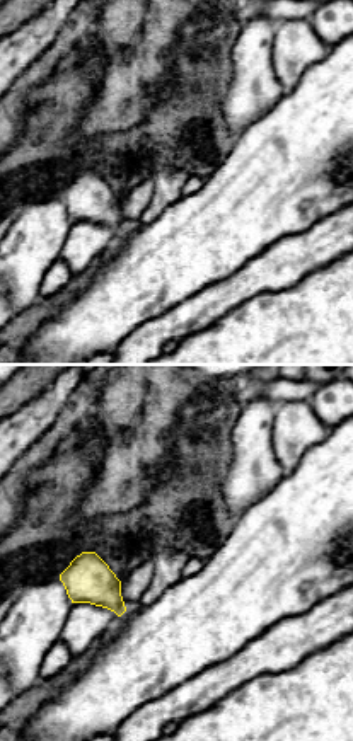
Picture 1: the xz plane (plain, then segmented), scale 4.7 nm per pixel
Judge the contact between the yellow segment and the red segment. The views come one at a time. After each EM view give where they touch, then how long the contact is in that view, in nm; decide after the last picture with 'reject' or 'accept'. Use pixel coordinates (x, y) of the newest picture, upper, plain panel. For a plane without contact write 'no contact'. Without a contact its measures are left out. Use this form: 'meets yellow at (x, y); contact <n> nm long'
no contact

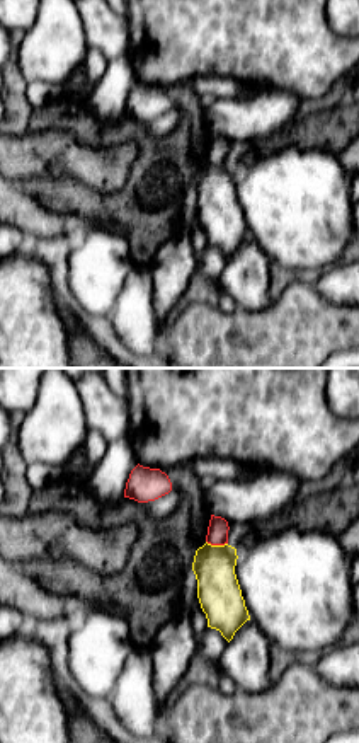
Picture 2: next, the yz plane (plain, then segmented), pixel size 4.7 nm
meets yellow at (216, 164); contact 110 nm long

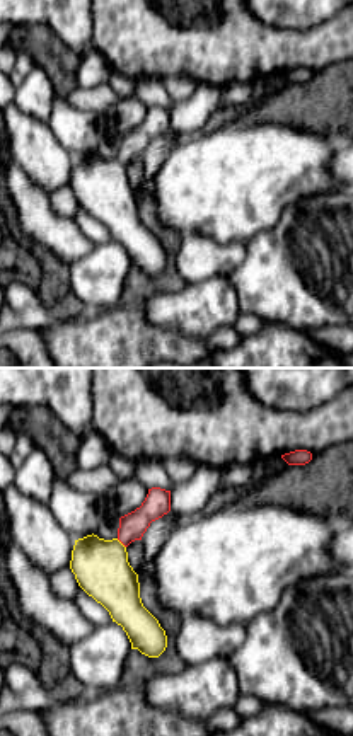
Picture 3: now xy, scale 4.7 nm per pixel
meets yellow at (121, 162); contact 60 nm long

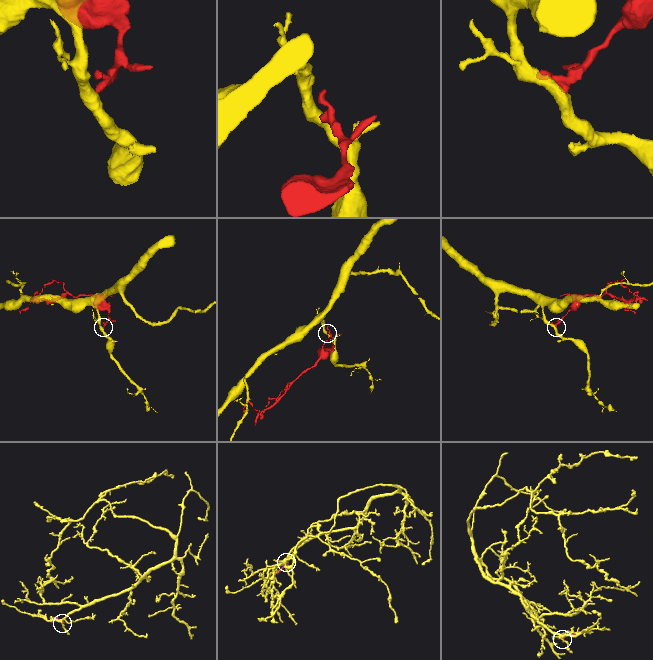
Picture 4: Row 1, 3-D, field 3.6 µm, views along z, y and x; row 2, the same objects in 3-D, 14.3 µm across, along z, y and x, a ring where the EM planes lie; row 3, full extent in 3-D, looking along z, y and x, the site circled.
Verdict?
reject

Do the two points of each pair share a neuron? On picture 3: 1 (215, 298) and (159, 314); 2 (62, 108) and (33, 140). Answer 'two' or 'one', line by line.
1: one
2: two

